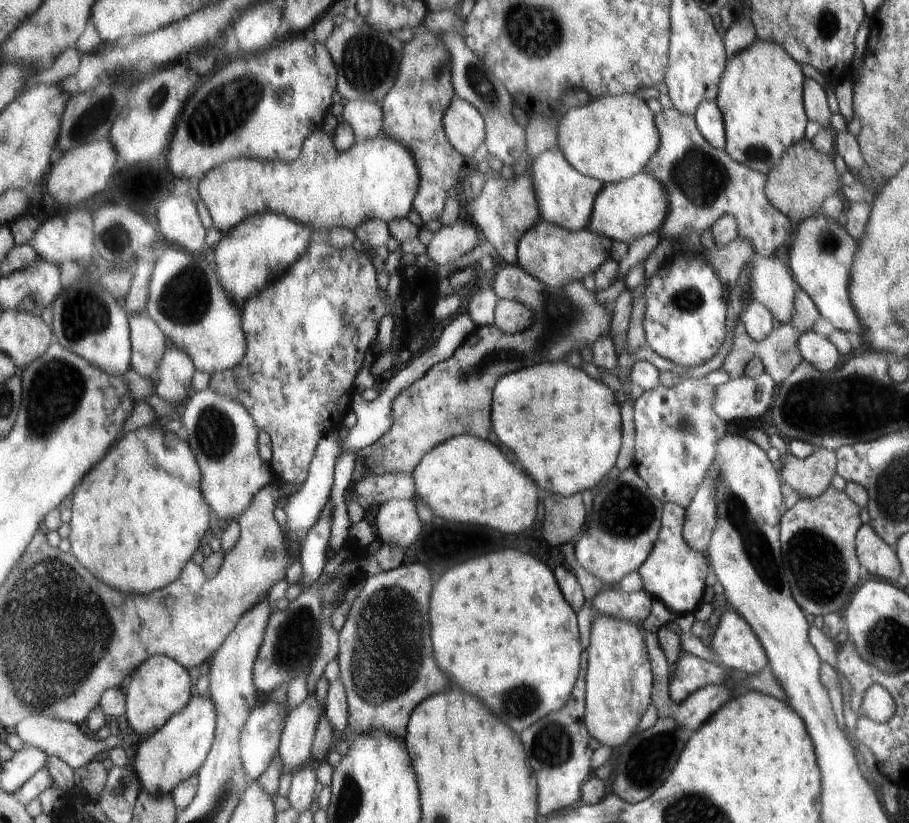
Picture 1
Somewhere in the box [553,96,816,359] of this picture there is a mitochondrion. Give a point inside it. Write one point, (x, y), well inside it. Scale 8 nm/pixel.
(697, 175)

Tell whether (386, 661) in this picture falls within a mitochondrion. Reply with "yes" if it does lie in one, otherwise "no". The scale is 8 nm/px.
yes

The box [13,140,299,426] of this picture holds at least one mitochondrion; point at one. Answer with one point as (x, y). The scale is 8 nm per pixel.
(185, 297)

